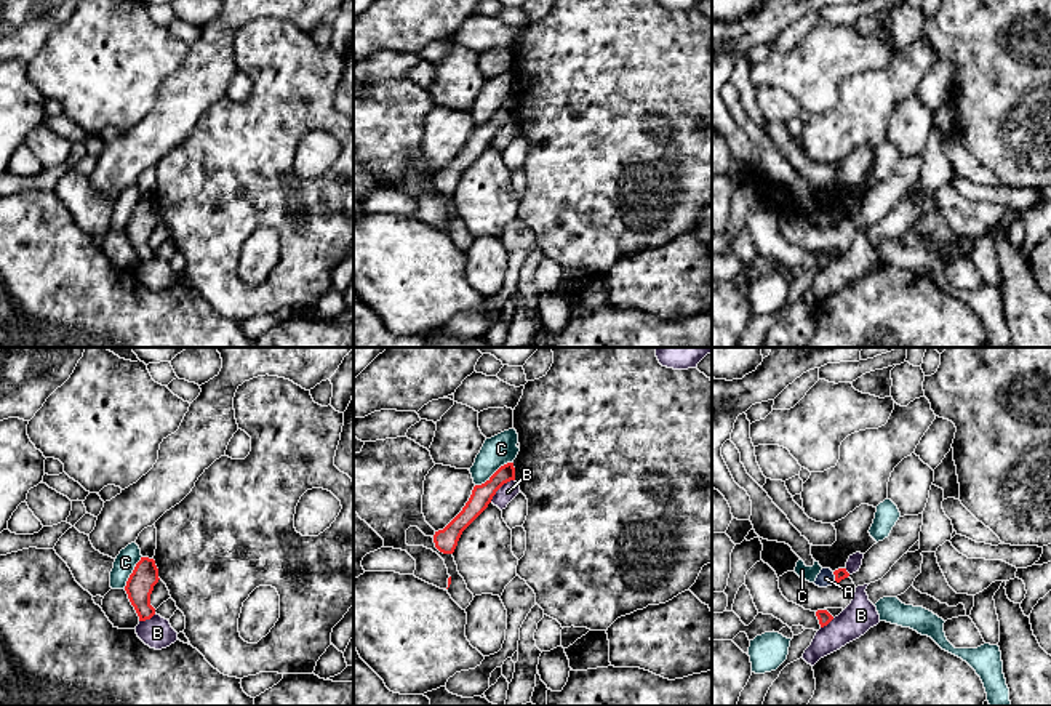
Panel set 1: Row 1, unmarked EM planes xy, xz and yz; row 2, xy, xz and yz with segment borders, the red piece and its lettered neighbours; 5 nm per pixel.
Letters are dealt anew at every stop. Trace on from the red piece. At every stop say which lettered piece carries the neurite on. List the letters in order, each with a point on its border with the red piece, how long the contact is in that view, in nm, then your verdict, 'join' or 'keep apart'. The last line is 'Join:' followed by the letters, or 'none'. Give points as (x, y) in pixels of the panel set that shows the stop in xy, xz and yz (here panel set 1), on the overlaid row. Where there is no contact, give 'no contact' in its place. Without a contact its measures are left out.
A: contact yz (835, 577); length 60 nm; keep apart
B: contact xz (499, 487); length 170 nm; keep apart
C: contact xz (495, 473); length 220 nm; keep apart
Join: none

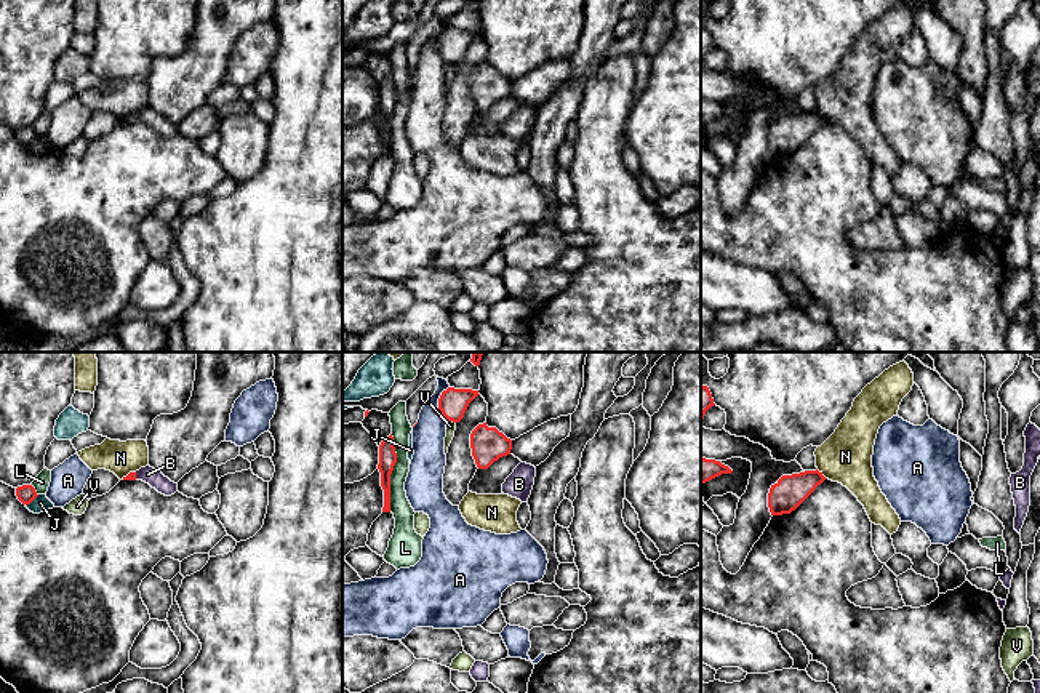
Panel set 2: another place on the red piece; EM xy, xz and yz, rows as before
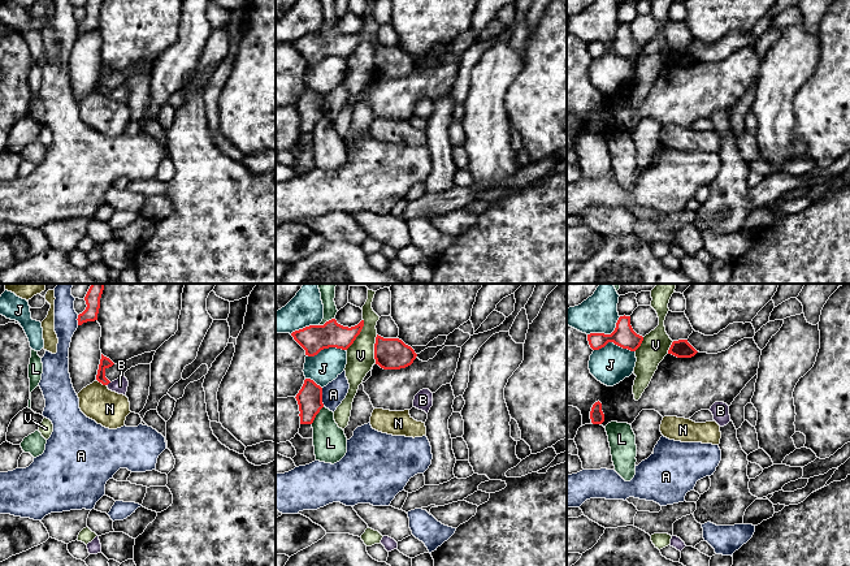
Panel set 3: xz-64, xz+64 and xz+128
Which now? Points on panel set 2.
A: contact xz (439, 404); length 180 nm; keep apart
B: contact xy (135, 476); length 40 nm; join
J: contact xy (32, 500); length 90 nm; keep apart
L: contact xz (391, 472); length 400 nm; keep apart
N: contact yz (821, 472); length 70 nm; keep apart
V: contact xz (452, 420); length 40 nm; keep apart
Join: B

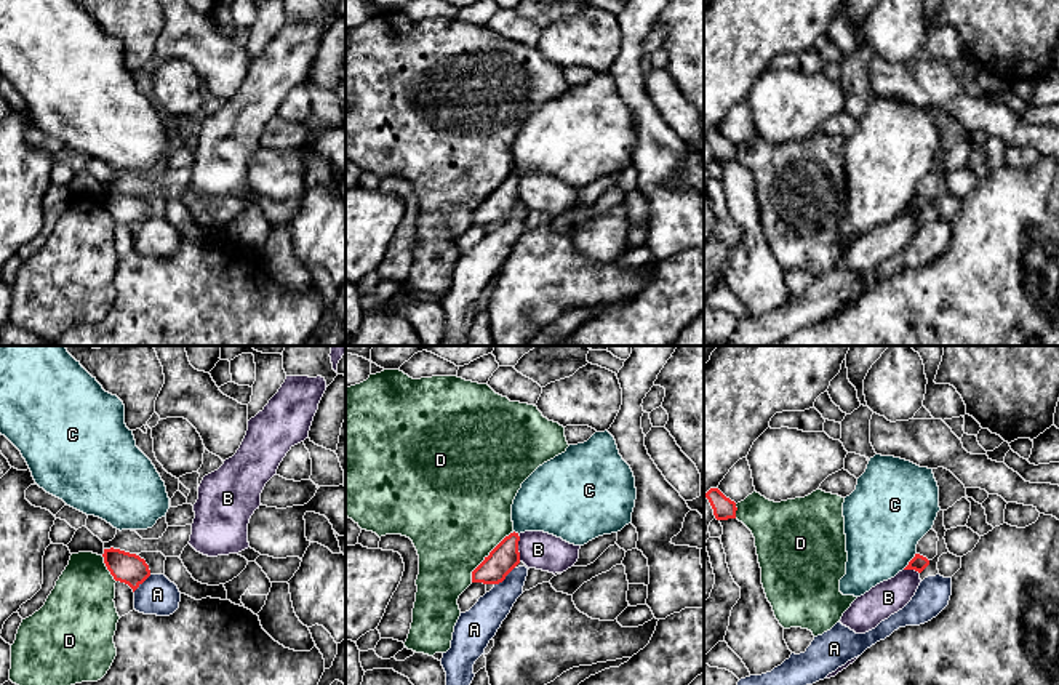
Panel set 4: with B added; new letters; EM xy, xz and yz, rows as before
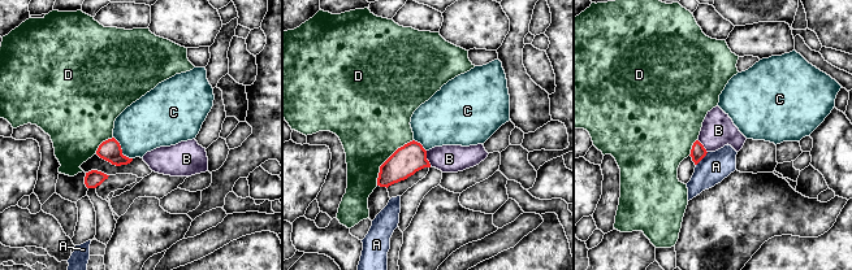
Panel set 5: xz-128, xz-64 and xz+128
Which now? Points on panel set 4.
A: contact xz (504, 578); length 140 nm; keep apart
B: contact xz (517, 548); length 140 nm; keep apart
C: contact yz (911, 560); length 110 nm; keep apart
D: contact xz (488, 556); length 340 nm; keep apart
Join: none

